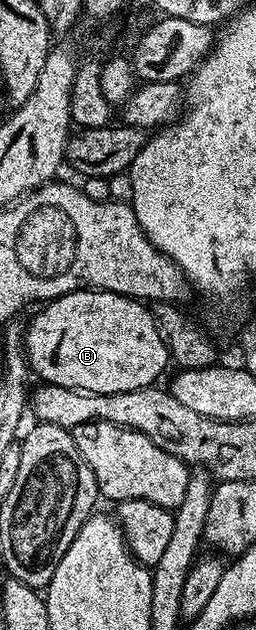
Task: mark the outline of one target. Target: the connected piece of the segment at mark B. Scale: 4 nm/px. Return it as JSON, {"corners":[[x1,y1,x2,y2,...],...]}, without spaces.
{"corners":[[84,290,82,292,70,292,64,296,58,296,56,300,46,301,43,308,31,320,31,325,26,325,23,337,23,347,27,354,27,363,36,377,40,376,40,381,66,388,76,388,78,392,96,392,97,394,117,394,118,392,132,392,138,388,150,388,156,383,155,380,169,365,167,354,167,341,161,338,157,330,155,320,151,316,150,307,144,306,138,300,132,300,129,296,119,296,115,292,101,292,98,290]]}

